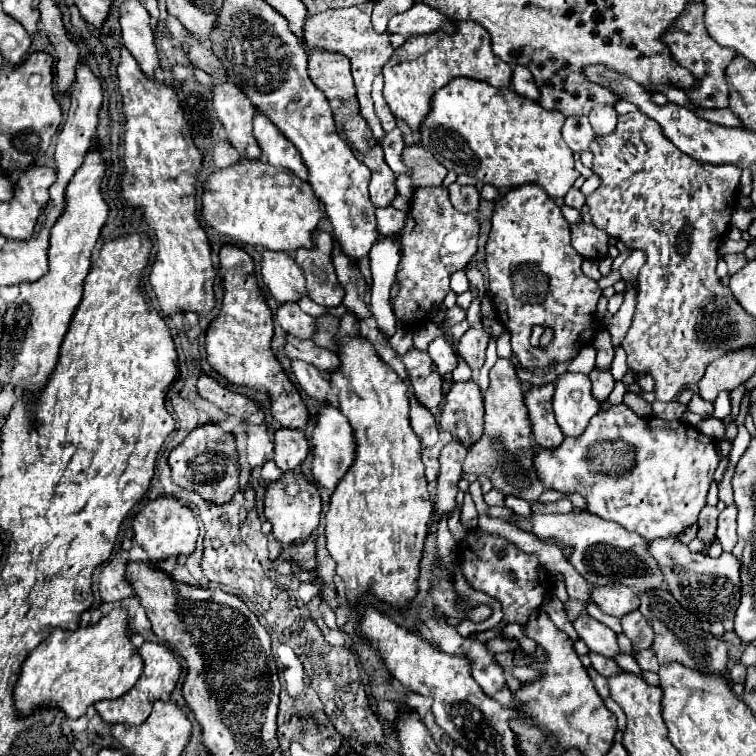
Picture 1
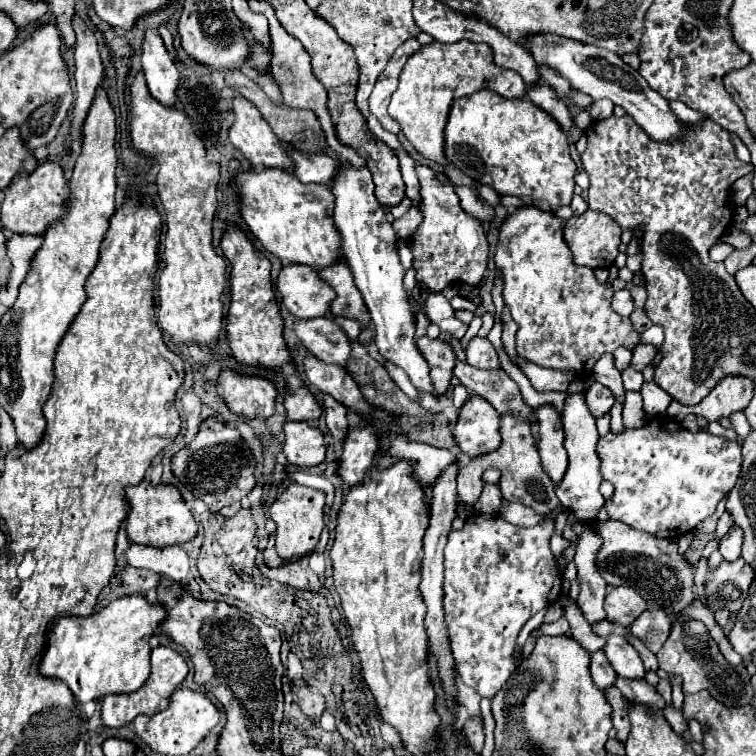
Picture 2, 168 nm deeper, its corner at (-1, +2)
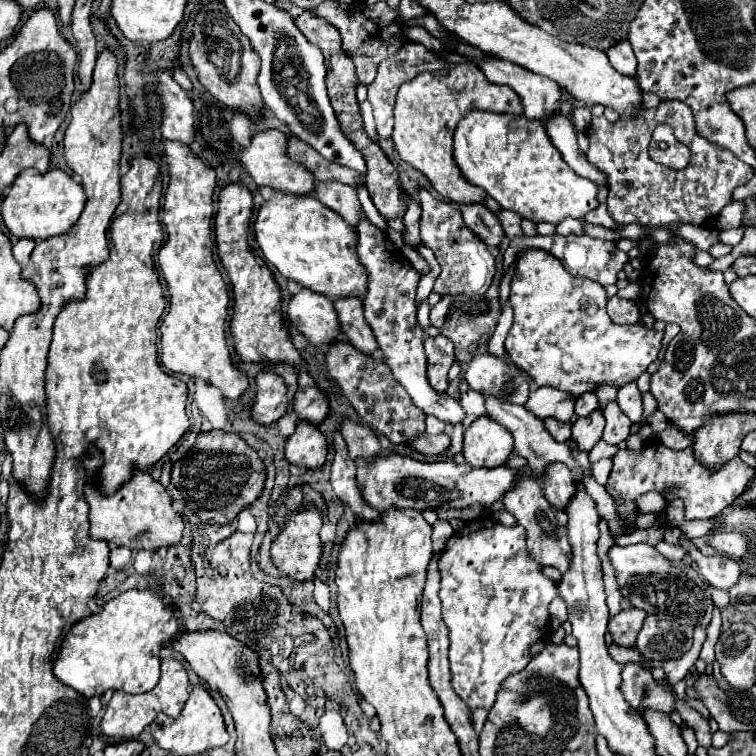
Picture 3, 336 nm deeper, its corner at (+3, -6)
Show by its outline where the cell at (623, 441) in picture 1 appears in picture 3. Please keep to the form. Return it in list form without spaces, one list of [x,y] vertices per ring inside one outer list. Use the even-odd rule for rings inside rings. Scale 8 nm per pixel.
[[[649,443],[641,451],[619,449],[611,459],[613,459],[613,469],[605,487],[607,493],[615,499],[619,507],[619,515],[623,515],[623,521],[627,523],[627,533],[635,531],[635,519],[641,515],[637,511],[635,499],[647,491],[661,493],[665,503],[673,503],[675,499],[681,499],[687,521],[711,519],[717,513],[721,513],[725,507],[729,507],[735,501],[735,497],[739,497],[747,489],[749,481],[755,475],[755,469],[743,463],[739,457],[731,459],[731,463],[723,463],[719,471],[707,471],[707,467],[703,467],[703,463],[695,459],[693,447],[673,451],[659,443],[657,447]]]

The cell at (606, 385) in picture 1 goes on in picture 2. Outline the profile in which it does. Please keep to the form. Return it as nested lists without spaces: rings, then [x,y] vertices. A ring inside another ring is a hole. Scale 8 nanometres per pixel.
[[[593,383],[587,393],[585,393],[585,401],[587,401],[587,407],[591,411],[593,417],[603,417],[611,411],[615,399],[611,395],[611,391],[607,391],[607,387],[603,387],[601,383]]]

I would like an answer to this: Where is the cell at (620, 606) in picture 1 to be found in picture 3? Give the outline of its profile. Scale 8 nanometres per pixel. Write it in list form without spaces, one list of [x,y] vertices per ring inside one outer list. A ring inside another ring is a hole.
[[[635,607],[619,611],[615,617],[609,619],[609,633],[611,633],[613,641],[623,647],[633,647],[645,617],[647,617],[647,613],[635,609]]]

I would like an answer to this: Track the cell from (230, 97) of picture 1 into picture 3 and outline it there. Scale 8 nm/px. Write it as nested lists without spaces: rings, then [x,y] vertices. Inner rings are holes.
[[[267,129],[267,133],[257,133],[251,137],[251,143],[239,151],[239,163],[253,177],[257,185],[269,185],[271,189],[281,189],[287,193],[307,195],[313,191],[313,175],[299,163],[291,161],[285,153],[285,135],[277,129]]]

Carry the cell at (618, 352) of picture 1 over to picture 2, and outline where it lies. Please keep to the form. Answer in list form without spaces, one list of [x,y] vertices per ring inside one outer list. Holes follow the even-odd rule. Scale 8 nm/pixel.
[[[625,369],[623,371],[623,385],[627,391],[639,391],[641,385],[643,385],[643,375],[641,371],[635,371],[635,369]]]

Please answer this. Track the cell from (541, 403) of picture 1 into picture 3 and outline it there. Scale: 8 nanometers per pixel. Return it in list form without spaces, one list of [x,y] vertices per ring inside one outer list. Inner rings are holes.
[[[551,463],[551,467],[543,469],[543,493],[547,501],[555,509],[565,509],[569,499],[575,493],[575,483],[573,483],[573,473],[565,463]]]

